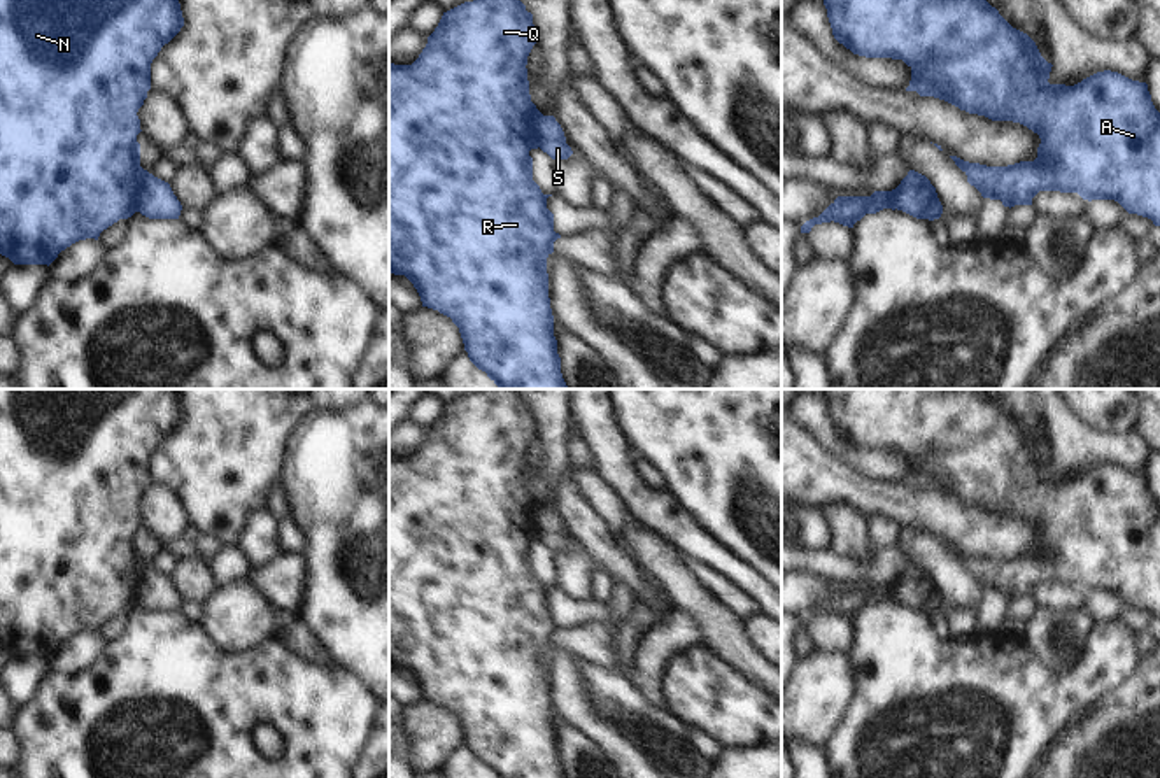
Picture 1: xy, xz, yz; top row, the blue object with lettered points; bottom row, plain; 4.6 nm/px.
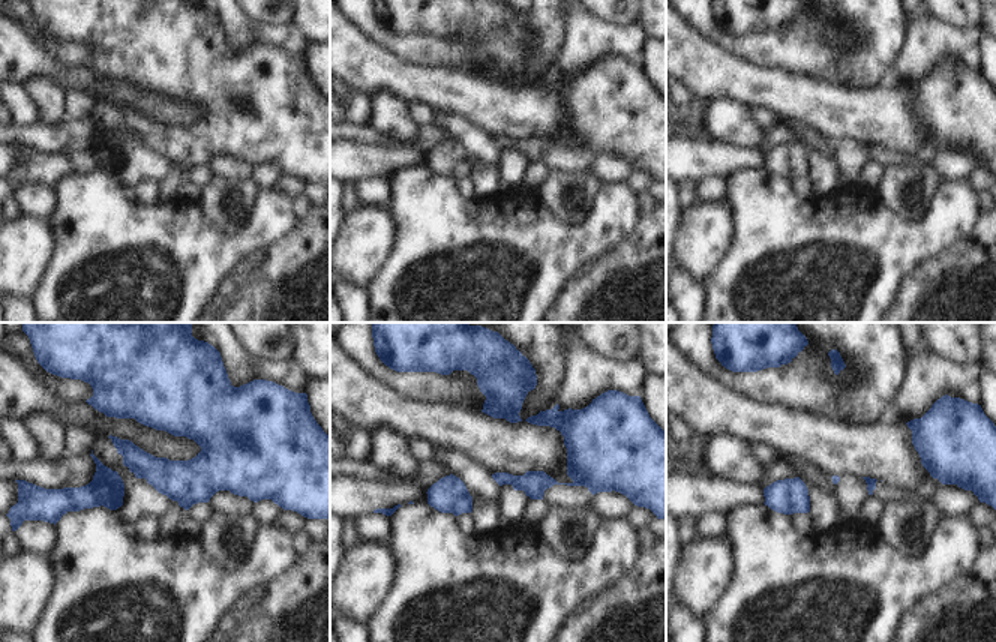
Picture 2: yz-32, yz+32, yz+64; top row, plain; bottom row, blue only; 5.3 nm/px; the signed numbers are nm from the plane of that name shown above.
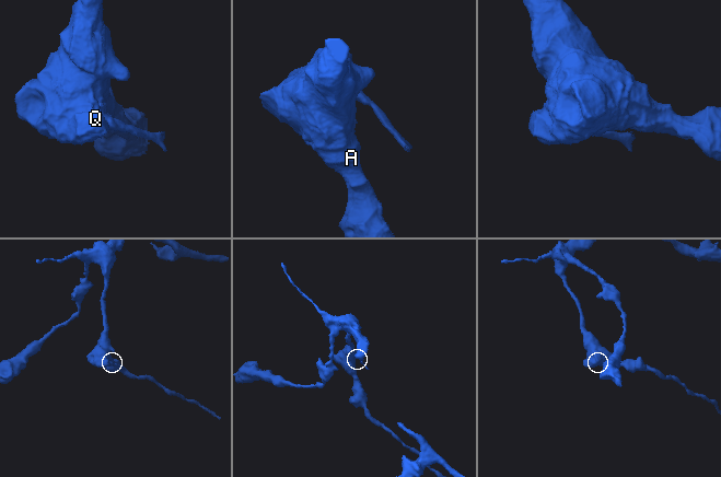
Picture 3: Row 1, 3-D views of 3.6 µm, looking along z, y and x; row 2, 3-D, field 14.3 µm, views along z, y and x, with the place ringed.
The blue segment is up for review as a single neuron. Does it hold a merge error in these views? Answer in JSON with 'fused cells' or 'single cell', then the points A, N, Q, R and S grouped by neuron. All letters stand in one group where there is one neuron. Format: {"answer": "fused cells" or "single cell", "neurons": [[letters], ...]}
{"answer": "fused cells", "neurons": [["A", "N", "Q", "R"], ["S"]]}

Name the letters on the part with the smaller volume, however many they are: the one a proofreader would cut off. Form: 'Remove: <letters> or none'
Remove: S

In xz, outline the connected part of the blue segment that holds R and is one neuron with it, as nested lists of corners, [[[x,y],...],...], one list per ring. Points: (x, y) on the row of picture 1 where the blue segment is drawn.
[[[473,0],[443,12],[438,26],[428,37],[428,44],[412,65],[389,63],[389,272],[405,275],[417,289],[422,307],[438,310],[459,328],[470,361],[499,389],[568,389],[561,373],[561,357],[554,336],[554,315],[548,298],[547,258],[554,252],[554,242],[561,238],[554,231],[554,214],[547,209],[547,198],[533,180],[531,149],[540,147],[541,112],[531,102],[527,81],[527,56],[536,44],[533,14],[520,0]]]

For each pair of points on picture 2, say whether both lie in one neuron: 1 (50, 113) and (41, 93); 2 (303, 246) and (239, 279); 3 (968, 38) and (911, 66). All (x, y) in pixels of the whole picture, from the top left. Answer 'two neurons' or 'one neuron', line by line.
1: one neuron
2: two neurons
3: one neuron

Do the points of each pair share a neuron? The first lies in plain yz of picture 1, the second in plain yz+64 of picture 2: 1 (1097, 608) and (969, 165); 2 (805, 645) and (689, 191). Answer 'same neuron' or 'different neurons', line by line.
1: same neuron
2: same neuron

